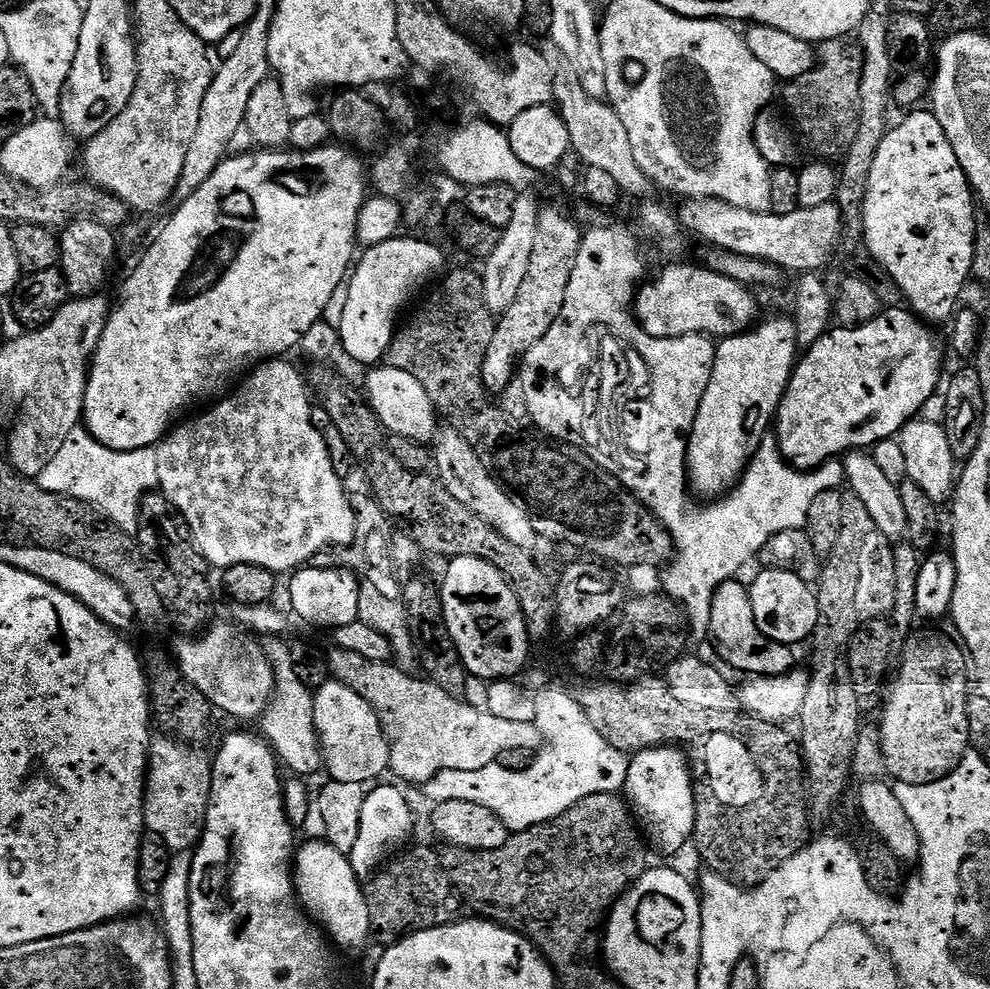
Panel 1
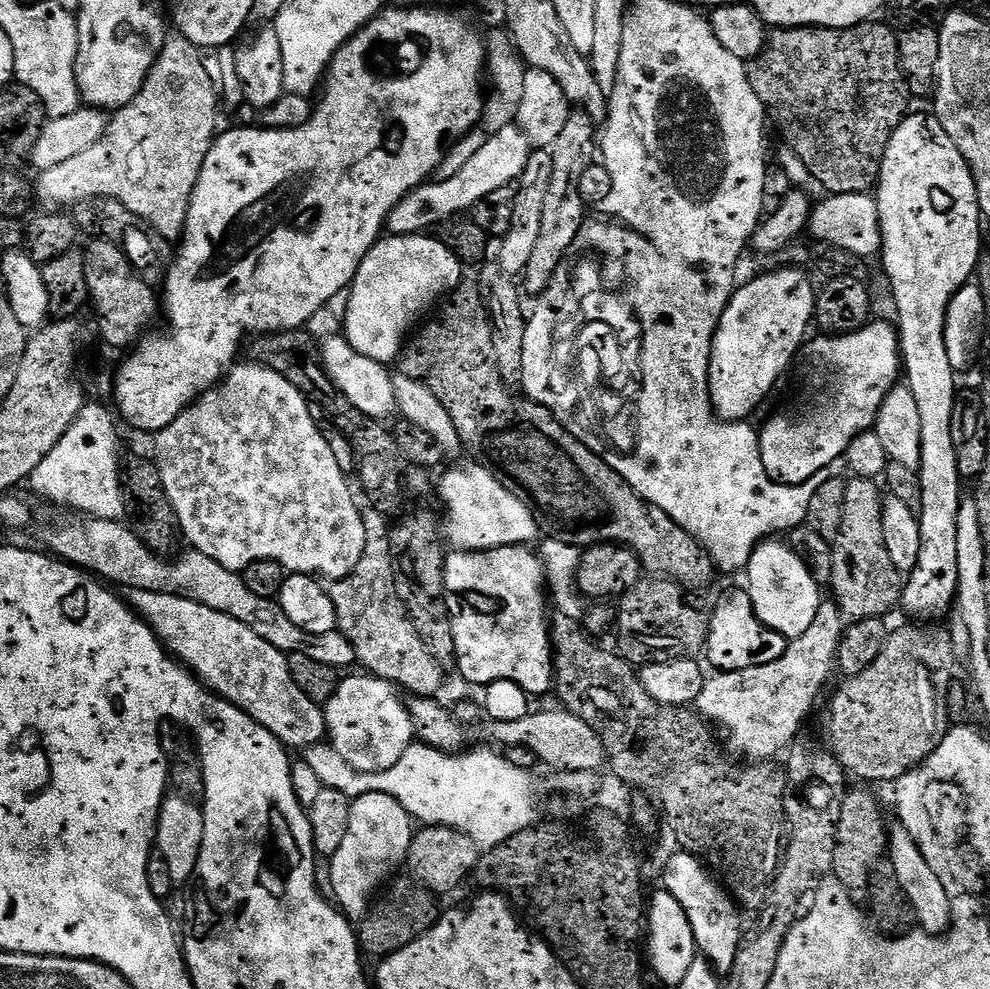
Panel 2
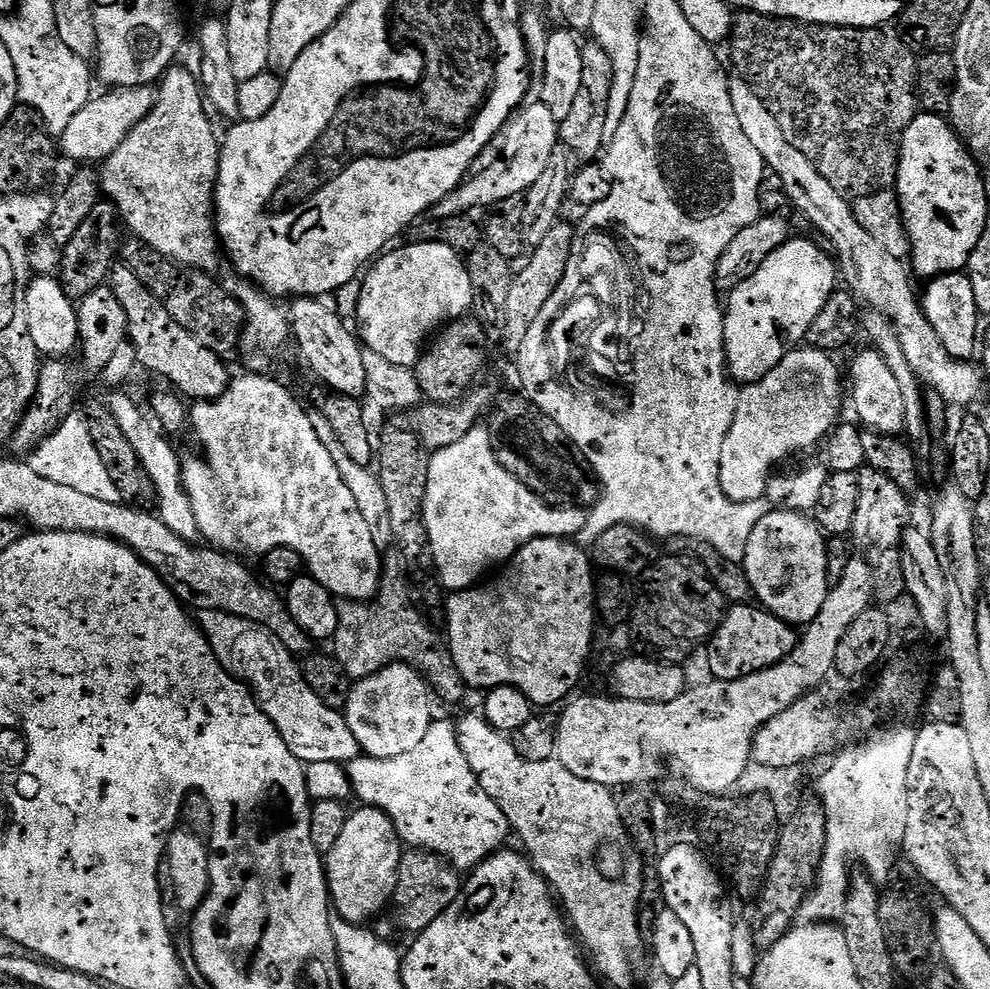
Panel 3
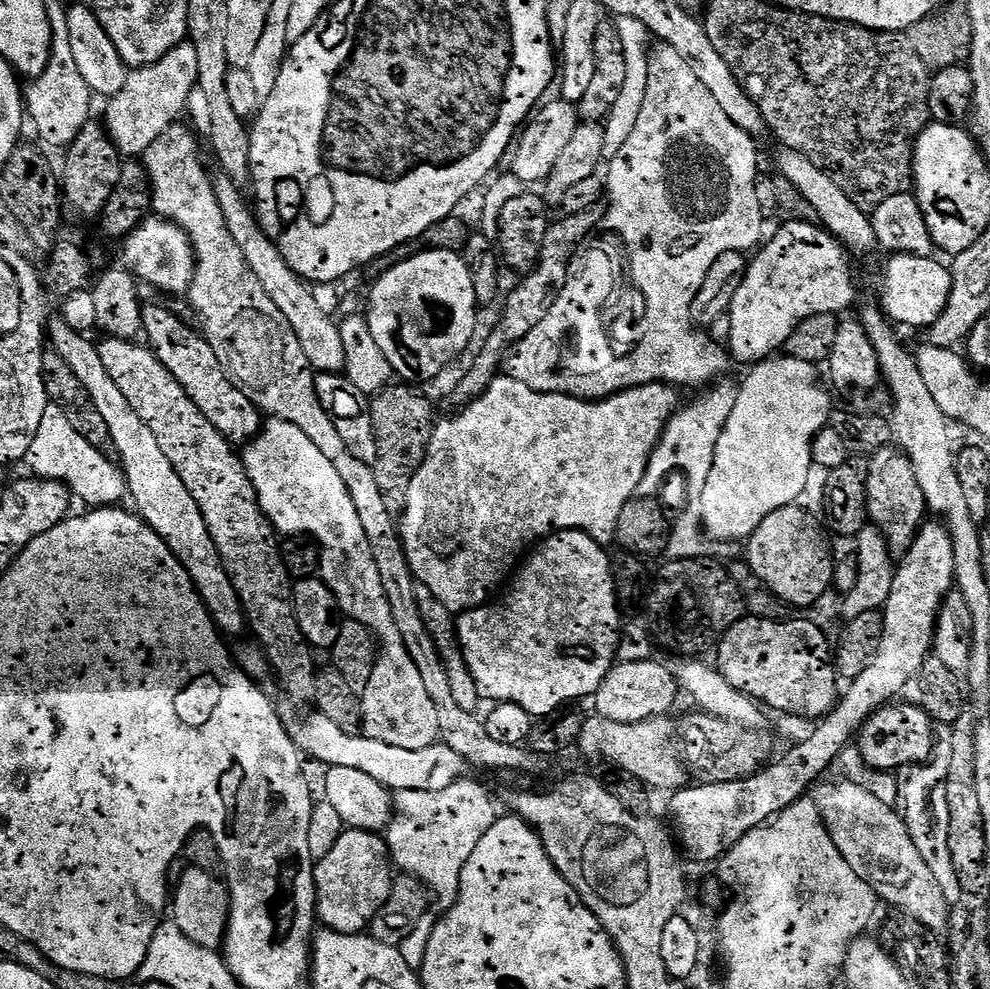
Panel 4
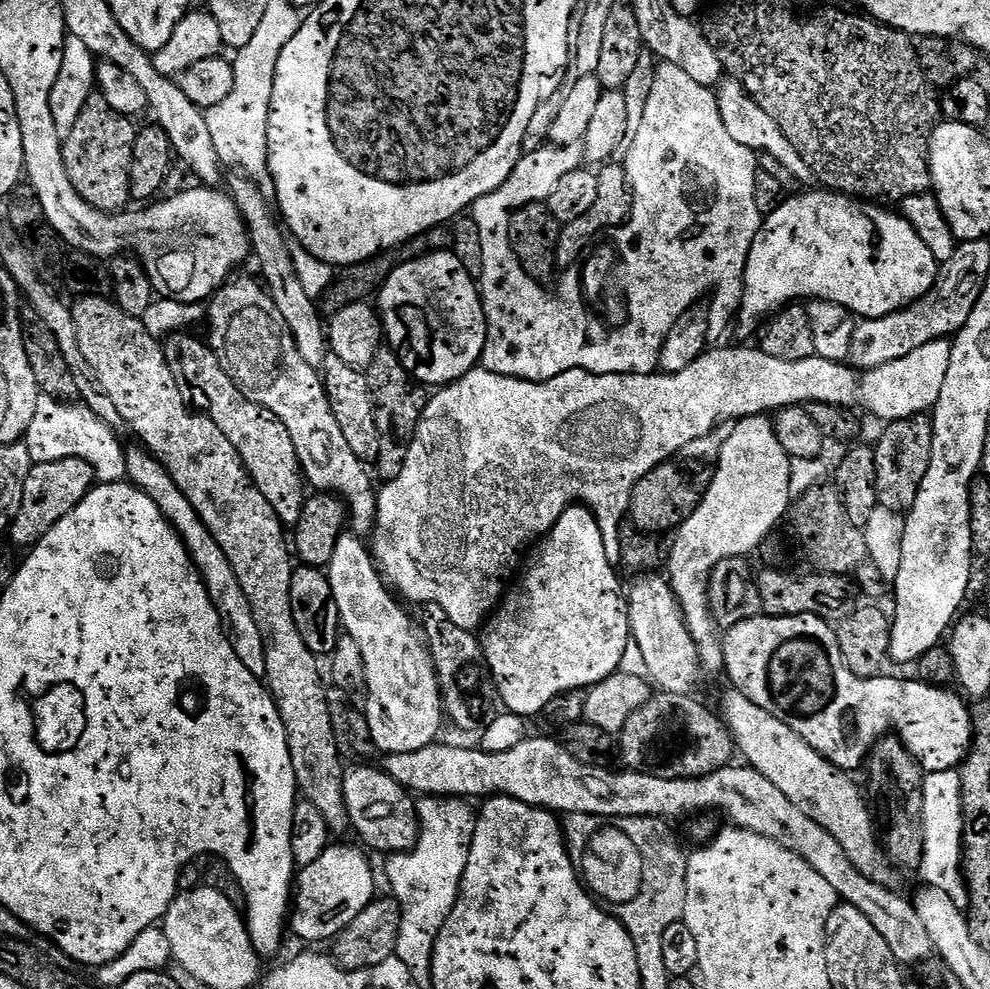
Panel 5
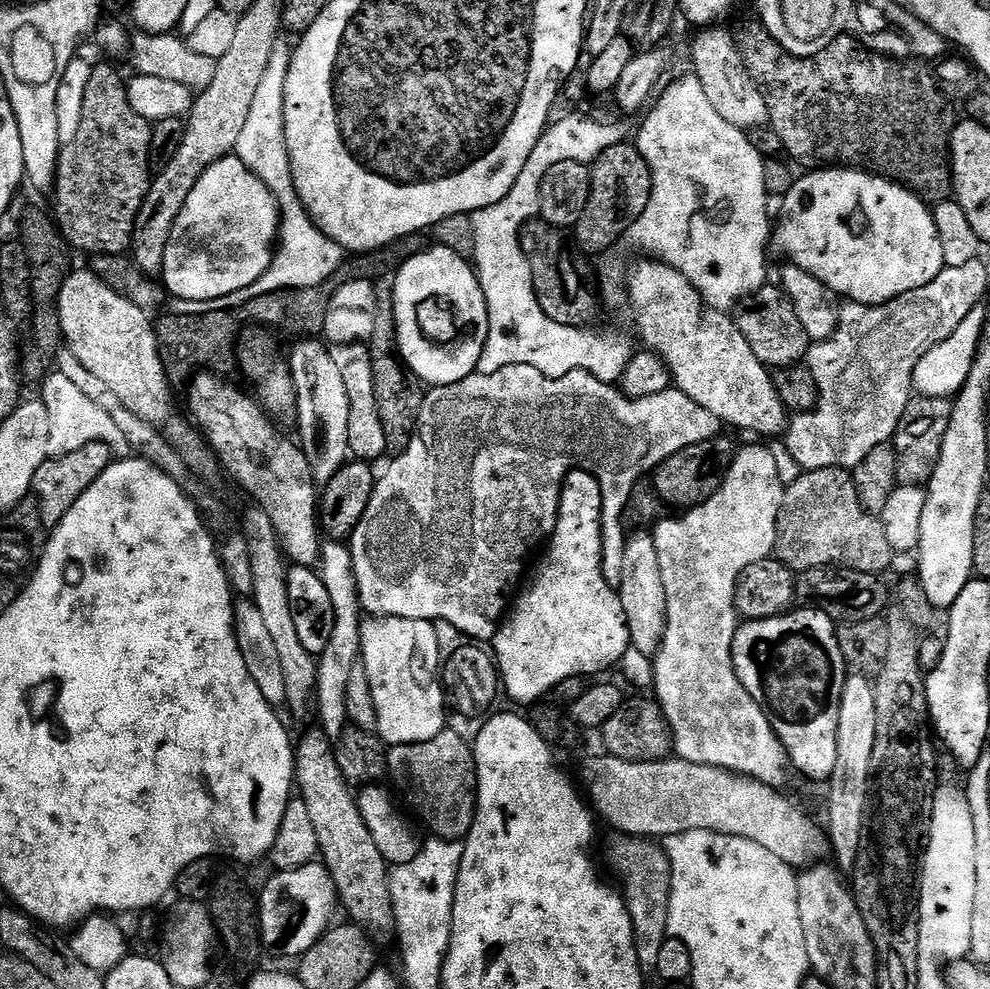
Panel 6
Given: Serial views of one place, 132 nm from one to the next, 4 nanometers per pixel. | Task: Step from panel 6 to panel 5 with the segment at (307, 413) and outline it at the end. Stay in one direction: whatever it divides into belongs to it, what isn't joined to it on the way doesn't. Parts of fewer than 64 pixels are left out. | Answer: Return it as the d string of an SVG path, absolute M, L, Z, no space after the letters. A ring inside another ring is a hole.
M232 174L232 177L229 175L226 180L226 191L243 216L244 224L248 230L249 245L254 258L256 256L260 264L264 276L262 278L267 286L269 296L275 302L279 314L286 319L287 325L290 326L299 354L311 368L321 369L328 355L324 320L315 299L302 289L297 272L294 270L289 243L287 245L284 242L283 231L277 219L275 222L270 212L270 210L272 211L270 202L262 194L260 188L243 174Z

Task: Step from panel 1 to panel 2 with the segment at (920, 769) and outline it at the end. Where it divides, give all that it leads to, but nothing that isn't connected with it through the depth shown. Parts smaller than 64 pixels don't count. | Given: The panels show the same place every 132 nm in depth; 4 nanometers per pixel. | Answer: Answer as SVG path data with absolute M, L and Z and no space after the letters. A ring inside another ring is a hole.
M916 627L920 628L900 628L897 632L895 629L884 643L882 654L878 654L874 666L870 666L862 674L847 677L843 681L845 684L832 696L832 705L828 708L828 721L824 724L823 739L837 762L844 767L845 773L849 777L857 776L860 779L857 781L900 780L924 763L945 734L950 717L945 705L936 701L932 672L948 672L958 663L952 645L952 634L947 627Z

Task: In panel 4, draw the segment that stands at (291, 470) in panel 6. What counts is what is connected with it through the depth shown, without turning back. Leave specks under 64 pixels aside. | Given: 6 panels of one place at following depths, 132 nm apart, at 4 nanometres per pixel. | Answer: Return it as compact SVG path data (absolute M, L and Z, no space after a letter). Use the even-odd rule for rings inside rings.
M145 303L142 322L143 335L148 335L147 347L152 349L158 362L162 362L162 366L174 374L174 378L184 387L194 406L202 410L206 419L233 445L240 446L253 440L262 427L261 409L248 400L242 390L236 388L232 377L224 371L222 362L218 362L218 354L214 354L203 335L195 327L192 329L190 325L183 324L170 309L160 304Z

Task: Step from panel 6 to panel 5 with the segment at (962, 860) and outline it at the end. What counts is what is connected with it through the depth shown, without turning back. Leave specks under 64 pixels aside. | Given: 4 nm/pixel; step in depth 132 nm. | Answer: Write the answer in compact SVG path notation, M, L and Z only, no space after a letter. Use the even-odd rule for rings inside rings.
M959 771L930 772L924 778L924 853L918 869L924 875L923 883L929 888L945 892L954 906L968 907L968 886L964 883L962 853L964 851L964 811L960 793Z

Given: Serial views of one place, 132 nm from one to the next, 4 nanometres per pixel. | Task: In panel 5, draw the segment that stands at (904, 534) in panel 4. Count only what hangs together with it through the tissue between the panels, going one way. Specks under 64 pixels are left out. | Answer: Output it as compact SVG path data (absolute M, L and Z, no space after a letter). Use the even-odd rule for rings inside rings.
M921 414L905 420L894 420L874 444L876 450L876 499L879 507L907 514L918 498L922 478L930 466L930 454L934 434L932 433L931 415Z

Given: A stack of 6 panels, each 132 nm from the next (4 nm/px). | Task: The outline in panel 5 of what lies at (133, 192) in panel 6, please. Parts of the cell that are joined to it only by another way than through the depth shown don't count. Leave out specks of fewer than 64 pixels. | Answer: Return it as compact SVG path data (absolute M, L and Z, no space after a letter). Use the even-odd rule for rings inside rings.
M94 94L82 106L74 130L63 137L62 158L66 162L66 174L74 190L91 208L113 214L127 209L130 204L132 187L130 186L130 162L134 158L134 138L137 125L129 117L118 114L106 98Z

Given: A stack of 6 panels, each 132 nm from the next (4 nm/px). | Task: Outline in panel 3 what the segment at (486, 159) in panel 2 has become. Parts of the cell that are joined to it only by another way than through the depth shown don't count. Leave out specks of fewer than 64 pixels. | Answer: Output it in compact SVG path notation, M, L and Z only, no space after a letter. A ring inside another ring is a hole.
M539 102L521 107L504 125L504 130L498 137L500 157L489 168L482 169L480 173L477 171L449 196L442 198L442 202L435 206L435 219L445 220L451 216L472 214L475 213L475 208L487 210L511 196L523 196L530 186L534 186L534 182L538 182L538 178L542 178L546 166L550 166L550 158L558 146L559 138L559 123L544 104Z

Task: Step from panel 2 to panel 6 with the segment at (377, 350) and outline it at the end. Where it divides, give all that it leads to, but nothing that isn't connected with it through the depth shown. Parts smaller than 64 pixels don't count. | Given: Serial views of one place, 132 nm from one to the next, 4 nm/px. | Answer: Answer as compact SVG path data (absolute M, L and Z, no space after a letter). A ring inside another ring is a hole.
M439 246L420 252L396 273L393 298L397 349L417 380L441 388L476 372L488 337L488 307L476 269L465 257Z

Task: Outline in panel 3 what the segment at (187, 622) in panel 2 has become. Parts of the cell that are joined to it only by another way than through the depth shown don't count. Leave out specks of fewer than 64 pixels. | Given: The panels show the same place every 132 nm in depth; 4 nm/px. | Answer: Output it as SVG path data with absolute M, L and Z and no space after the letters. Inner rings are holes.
M218 610L201 611L198 627L208 639L220 665L248 686L266 718L270 718L286 746L290 746L290 754L294 754L301 764L334 762L347 766L361 755L358 738L350 734L343 711L326 706L326 702L322 702L318 694L310 690L297 657L288 652L286 646L274 638L274 634L246 618Z

